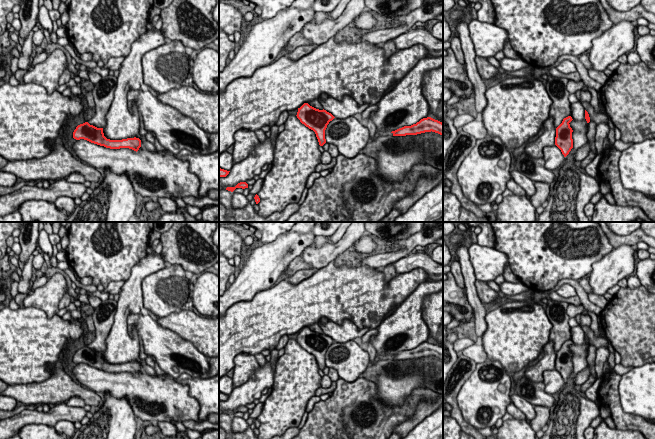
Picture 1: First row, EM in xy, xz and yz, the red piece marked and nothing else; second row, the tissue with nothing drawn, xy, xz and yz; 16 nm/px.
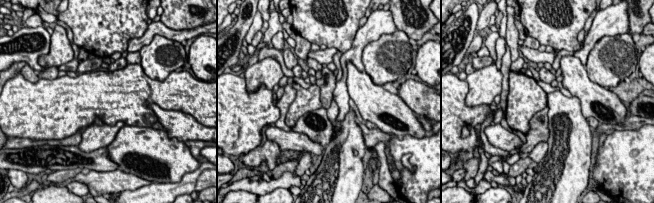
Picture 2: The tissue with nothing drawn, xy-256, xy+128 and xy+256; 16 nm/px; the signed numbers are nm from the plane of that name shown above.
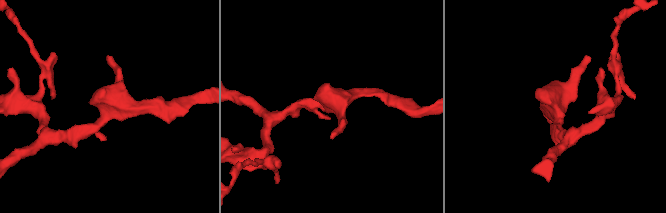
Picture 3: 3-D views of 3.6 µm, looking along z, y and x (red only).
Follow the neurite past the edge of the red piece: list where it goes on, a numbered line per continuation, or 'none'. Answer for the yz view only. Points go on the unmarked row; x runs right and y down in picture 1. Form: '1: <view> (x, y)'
none

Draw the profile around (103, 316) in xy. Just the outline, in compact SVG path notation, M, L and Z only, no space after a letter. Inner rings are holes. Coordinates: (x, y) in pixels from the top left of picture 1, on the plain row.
M107 299L94 309L92 318L95 326L95 339L87 346L97 352L103 352L106 349L106 338L114 323L117 311L117 301Z

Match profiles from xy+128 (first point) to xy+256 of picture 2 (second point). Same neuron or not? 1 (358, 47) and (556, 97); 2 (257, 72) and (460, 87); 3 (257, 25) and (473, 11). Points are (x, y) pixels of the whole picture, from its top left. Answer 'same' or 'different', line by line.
1: different
2: different
3: different

